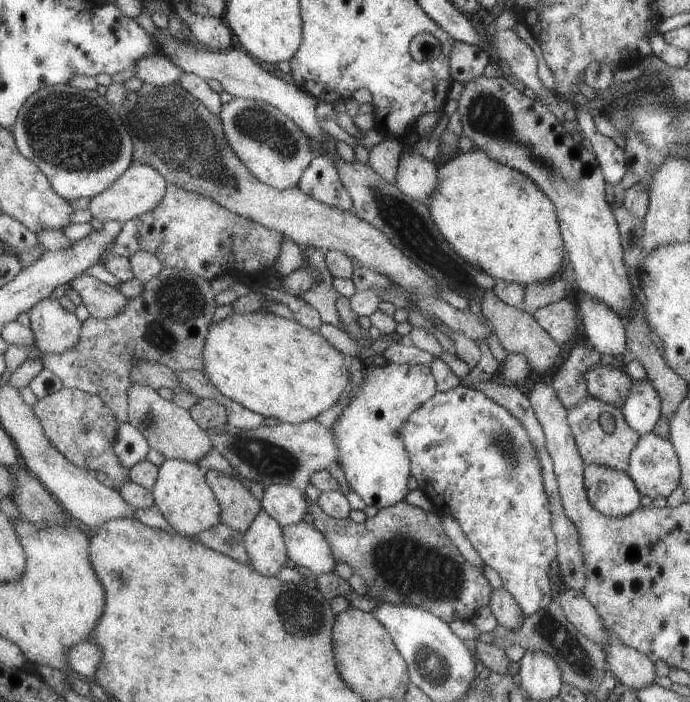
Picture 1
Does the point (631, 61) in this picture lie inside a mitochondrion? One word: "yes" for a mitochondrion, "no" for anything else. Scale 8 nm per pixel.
no

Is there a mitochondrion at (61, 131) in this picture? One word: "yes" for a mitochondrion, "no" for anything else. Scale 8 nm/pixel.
yes

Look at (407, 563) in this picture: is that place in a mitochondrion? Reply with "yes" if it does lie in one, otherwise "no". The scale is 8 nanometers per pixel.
yes

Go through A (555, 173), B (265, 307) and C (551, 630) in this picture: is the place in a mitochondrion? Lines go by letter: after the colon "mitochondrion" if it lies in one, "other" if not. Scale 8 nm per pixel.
A: mitochondrion
B: other
C: mitochondrion

